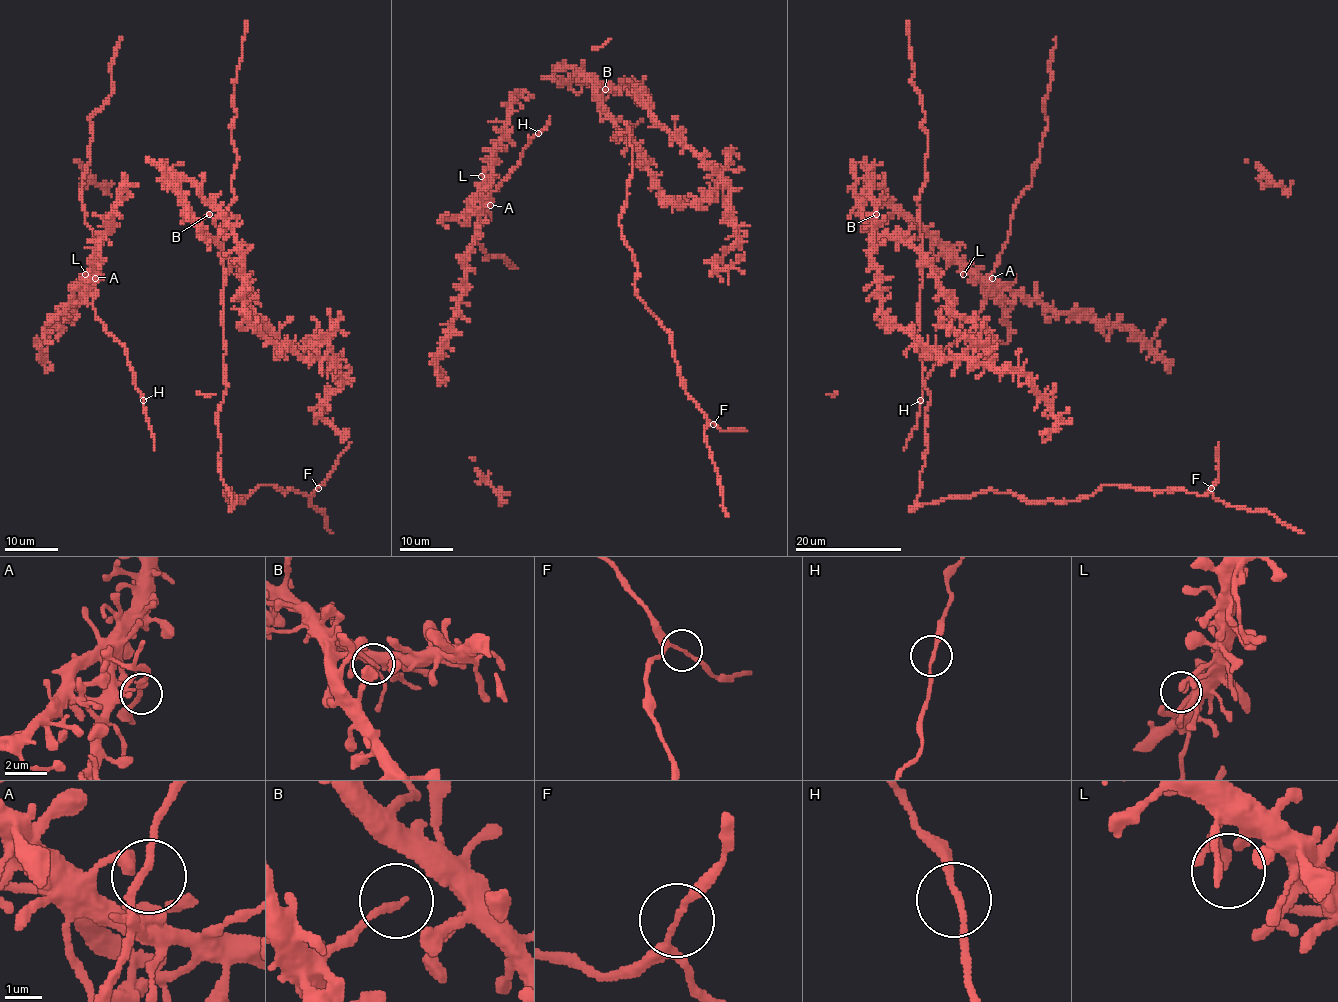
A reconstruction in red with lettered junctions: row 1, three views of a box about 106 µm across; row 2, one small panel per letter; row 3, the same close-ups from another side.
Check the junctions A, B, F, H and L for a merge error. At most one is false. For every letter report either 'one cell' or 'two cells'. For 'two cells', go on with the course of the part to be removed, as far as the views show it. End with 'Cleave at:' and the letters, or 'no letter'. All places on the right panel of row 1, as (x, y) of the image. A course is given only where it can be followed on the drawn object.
A: one cell
B: one cell
F: one cell
H: one cell
L: one cell
Cleave at: no letter

